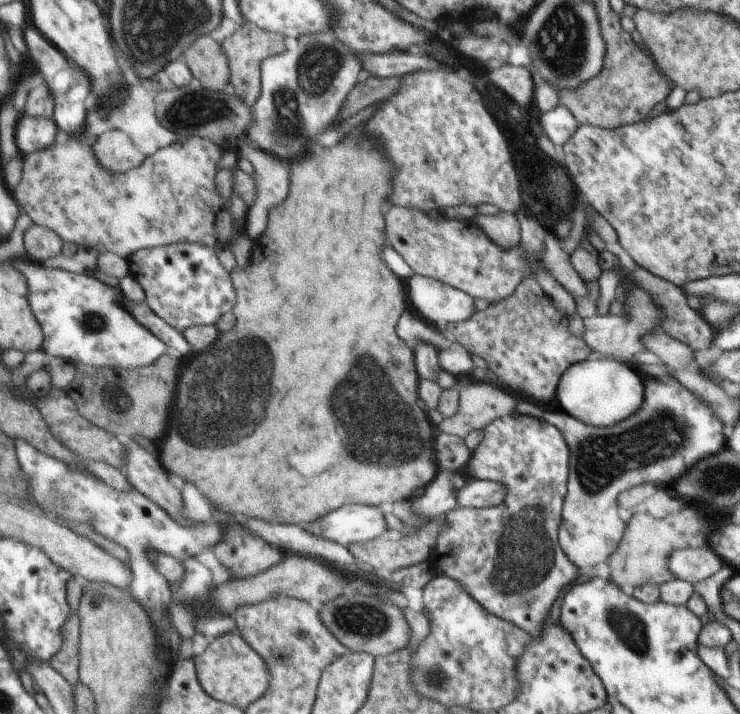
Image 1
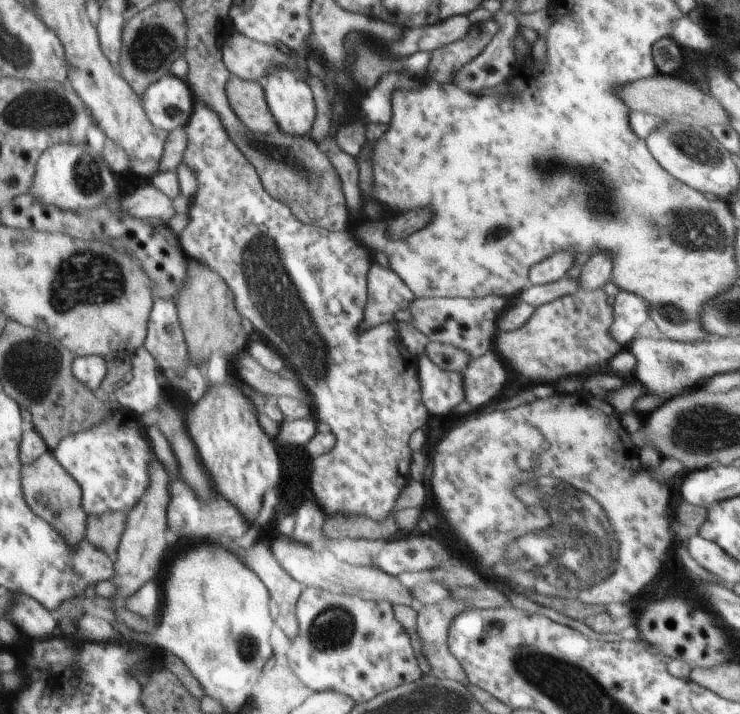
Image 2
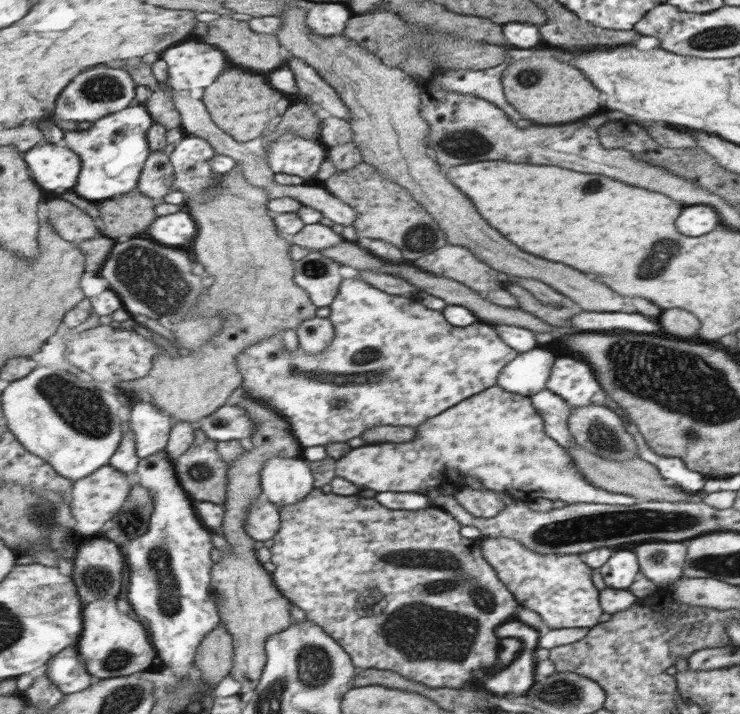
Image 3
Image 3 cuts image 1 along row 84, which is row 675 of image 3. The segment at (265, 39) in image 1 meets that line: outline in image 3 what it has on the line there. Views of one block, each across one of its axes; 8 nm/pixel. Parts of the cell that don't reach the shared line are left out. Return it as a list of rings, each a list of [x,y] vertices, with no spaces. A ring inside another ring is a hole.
[[[246,396],[235,404],[246,411],[253,420],[253,432],[250,439],[240,440],[244,445],[243,454],[234,463],[228,463],[227,493],[224,500],[227,514],[221,533],[231,545],[231,555],[225,555],[216,567],[215,582],[222,596],[219,609],[227,631],[234,638],[234,664],[232,678],[242,684],[240,696],[249,697],[262,679],[263,669],[267,665],[266,642],[272,635],[287,630],[292,624],[292,601],[279,591],[273,572],[266,570],[264,560],[260,560],[260,548],[247,533],[249,508],[262,495],[262,470],[268,460],[276,458],[300,458],[300,444],[292,436],[288,420],[268,404]]]

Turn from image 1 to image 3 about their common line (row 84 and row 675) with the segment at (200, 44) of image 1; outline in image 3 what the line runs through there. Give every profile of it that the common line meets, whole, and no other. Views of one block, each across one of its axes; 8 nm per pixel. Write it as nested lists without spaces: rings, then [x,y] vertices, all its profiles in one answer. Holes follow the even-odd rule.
[[[220,624],[199,644],[195,655],[195,667],[199,670],[201,681],[218,686],[218,682],[228,676],[234,664],[234,638],[225,624]]]

